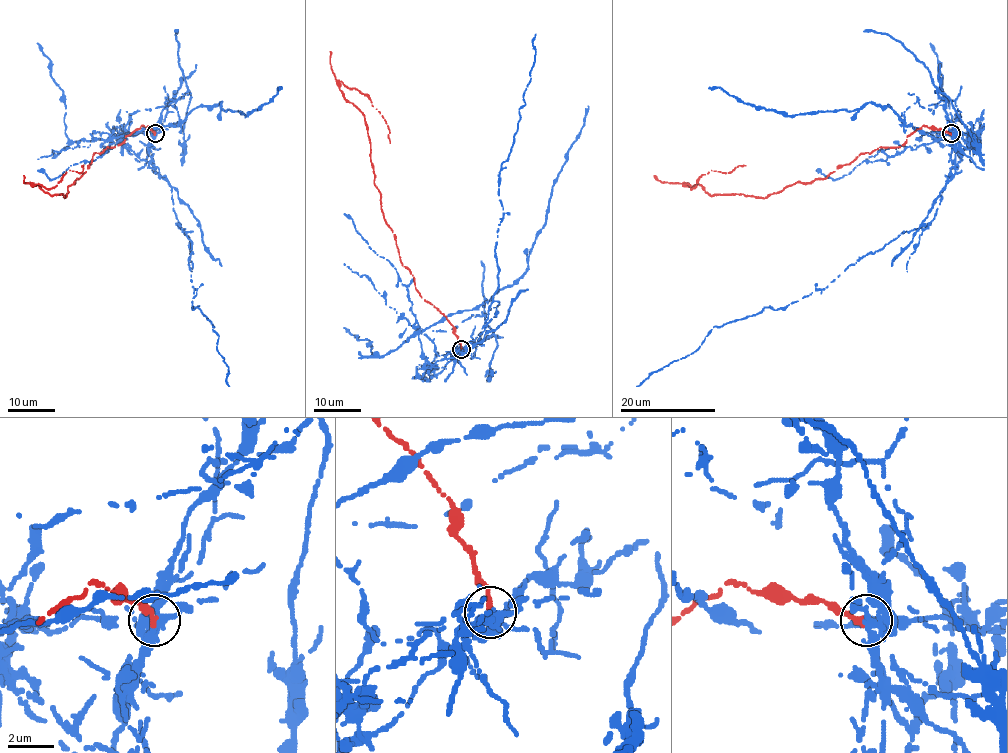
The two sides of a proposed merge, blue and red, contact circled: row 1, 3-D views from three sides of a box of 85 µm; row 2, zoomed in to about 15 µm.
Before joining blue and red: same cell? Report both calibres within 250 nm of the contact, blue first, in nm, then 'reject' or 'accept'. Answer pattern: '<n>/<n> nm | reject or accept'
280/280 nm | reject

